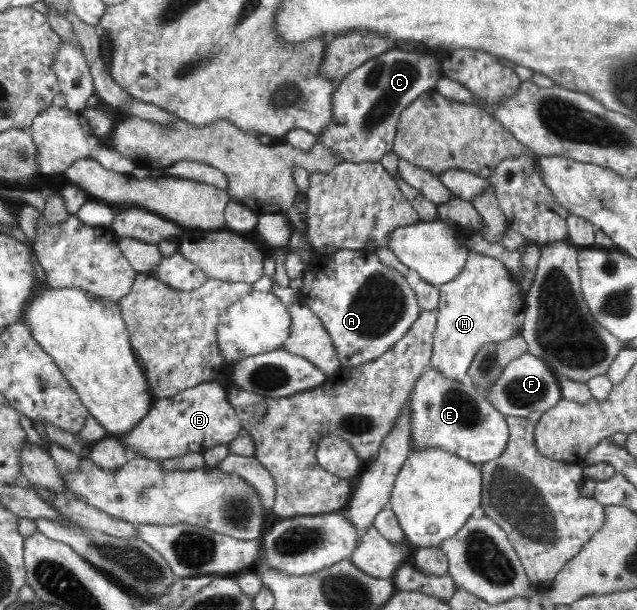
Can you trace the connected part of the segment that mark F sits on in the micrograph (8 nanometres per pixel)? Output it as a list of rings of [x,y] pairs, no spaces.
[[[526,353],[506,364],[500,378],[483,392],[492,406],[504,416],[527,417],[530,412],[544,412],[556,406],[563,399],[560,385],[556,382],[550,367],[537,356]]]

